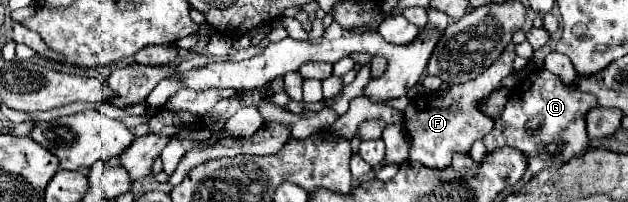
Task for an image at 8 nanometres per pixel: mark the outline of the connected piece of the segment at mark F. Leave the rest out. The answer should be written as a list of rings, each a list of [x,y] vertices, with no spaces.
[[[510,42],[510,46],[506,46],[500,58],[476,80],[466,84],[448,84],[444,94],[428,92],[410,100],[410,104],[404,110],[404,126],[410,136],[410,162],[420,162],[430,168],[450,166],[454,154],[468,154],[472,144],[476,140],[482,140],[494,128],[494,120],[478,112],[478,104],[500,88],[502,78],[514,72],[514,56],[514,44]]]

